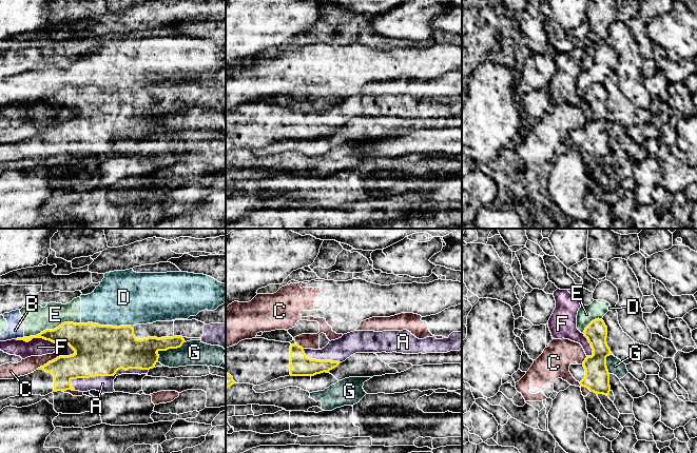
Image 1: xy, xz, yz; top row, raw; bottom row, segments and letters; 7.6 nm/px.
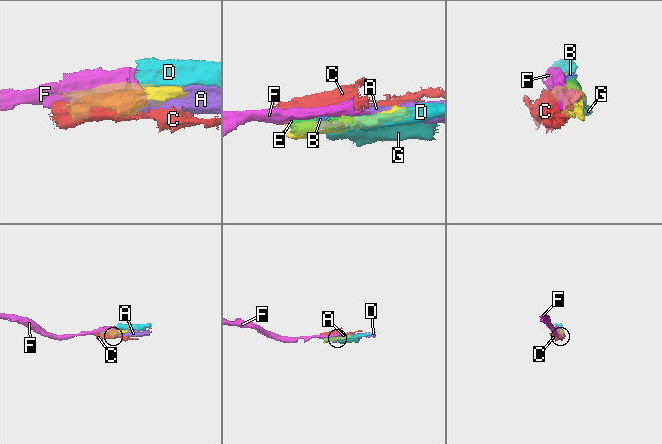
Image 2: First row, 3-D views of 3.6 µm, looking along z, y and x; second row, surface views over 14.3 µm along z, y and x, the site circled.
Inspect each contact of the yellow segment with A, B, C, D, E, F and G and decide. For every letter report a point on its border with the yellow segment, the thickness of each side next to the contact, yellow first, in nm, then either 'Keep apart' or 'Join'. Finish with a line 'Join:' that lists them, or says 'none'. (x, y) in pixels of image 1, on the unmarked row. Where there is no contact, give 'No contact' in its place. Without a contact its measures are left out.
A: Touches yellow at xy (107, 139). Thickness 380 nm (yellow) against 130 nm. Join
B: Touches yellow at xy (19, 102). Thickness 90 nm (yellow) against 130 nm. Keep apart
C: Touches yellow at xy (49, 125). Thickness 200 nm (yellow) against 120 nm. Keep apart
D: Touches yellow at xy (107, 90). Thickness 380 nm (yellow) against 420 nm. Keep apart
E: Touches yellow at xy (52, 94). Thickness 240 nm (yellow) against 200 nm. Keep apart
F: Touches yellow at xy (46, 103). Thickness 200 nm (yellow) against 140 nm. Keep apart
G: Touches yellow at xy (166, 114). Thickness 240 nm (yellow) against 190 nm. Keep apart
Join: A

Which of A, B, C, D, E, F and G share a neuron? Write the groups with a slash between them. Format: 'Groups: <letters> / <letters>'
Groups: A / B D E / C / F / G

